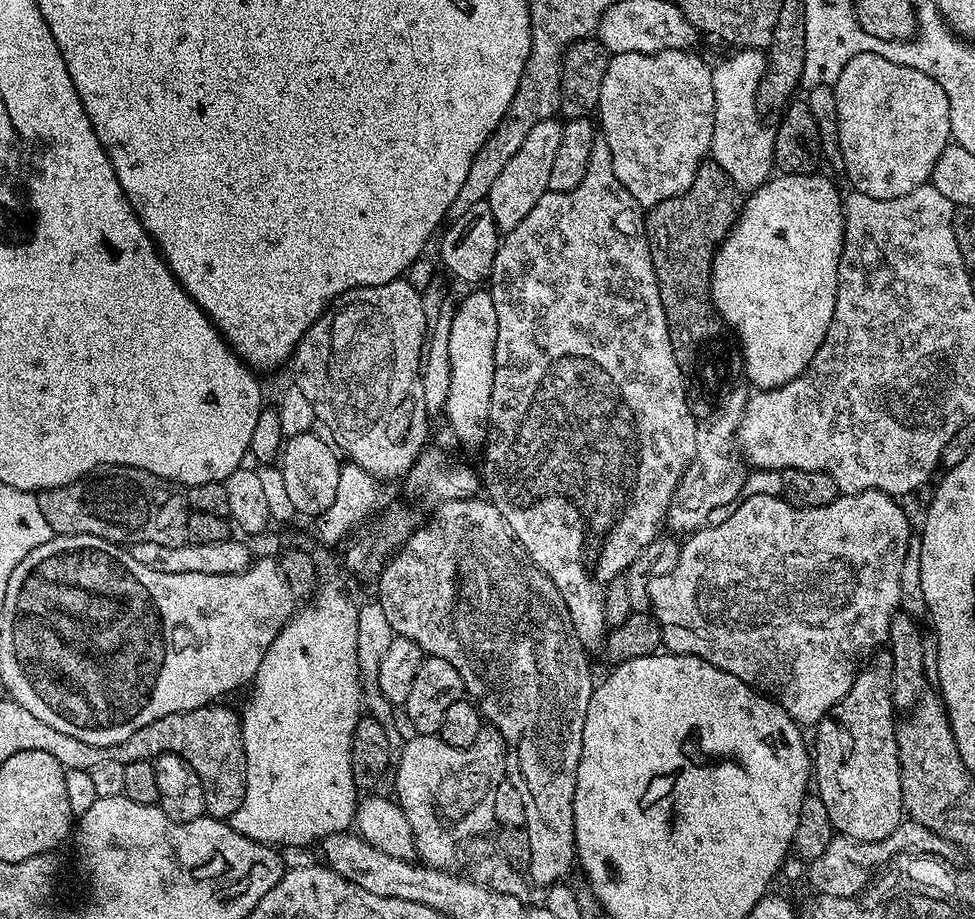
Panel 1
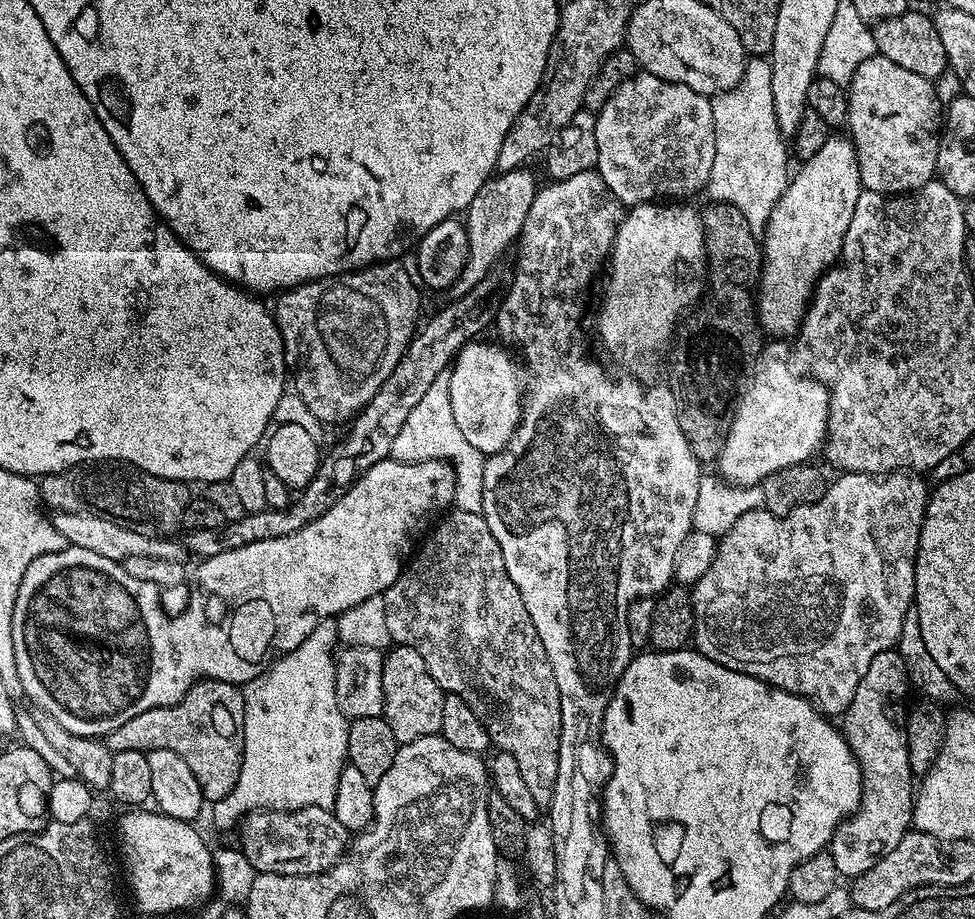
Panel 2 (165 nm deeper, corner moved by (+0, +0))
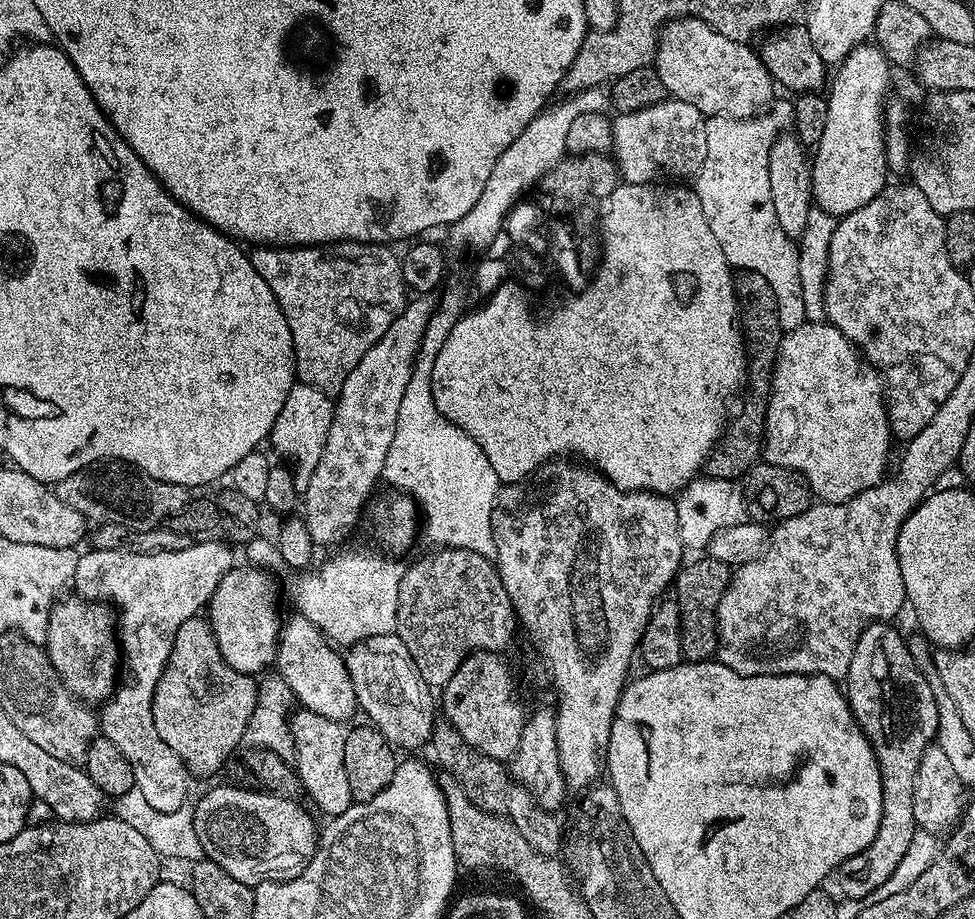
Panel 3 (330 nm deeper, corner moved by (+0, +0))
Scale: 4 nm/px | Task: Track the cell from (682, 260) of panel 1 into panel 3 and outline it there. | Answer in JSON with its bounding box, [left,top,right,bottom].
[702,271,785,481]

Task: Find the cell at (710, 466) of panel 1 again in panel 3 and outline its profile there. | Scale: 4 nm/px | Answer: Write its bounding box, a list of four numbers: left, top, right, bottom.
[762,322,894,504]

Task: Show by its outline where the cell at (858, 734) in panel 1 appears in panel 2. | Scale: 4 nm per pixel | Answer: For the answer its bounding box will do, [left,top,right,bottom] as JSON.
[830,650,914,878]

